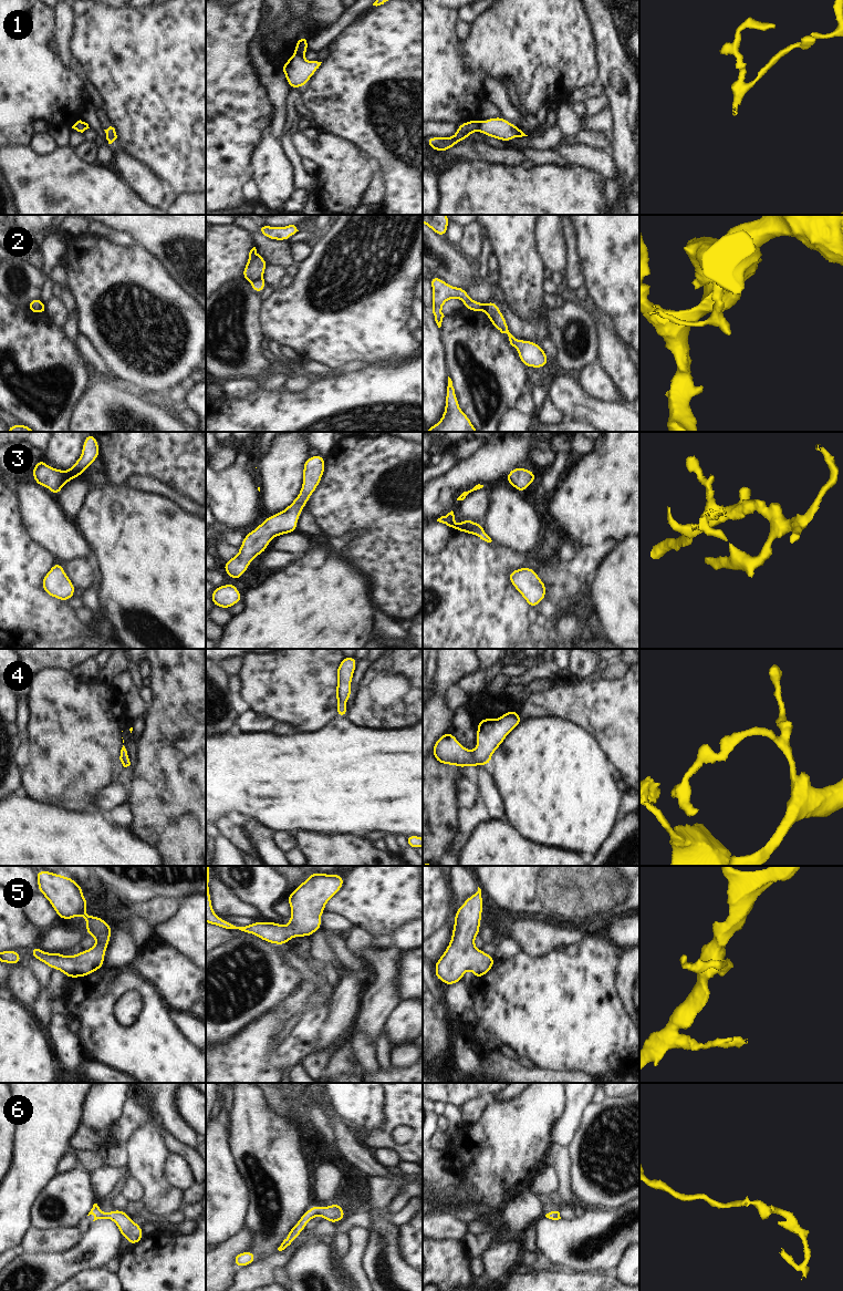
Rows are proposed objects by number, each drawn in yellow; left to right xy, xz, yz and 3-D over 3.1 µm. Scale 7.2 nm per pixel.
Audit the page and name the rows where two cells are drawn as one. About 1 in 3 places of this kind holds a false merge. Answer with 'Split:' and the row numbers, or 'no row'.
Split: 1, 2.

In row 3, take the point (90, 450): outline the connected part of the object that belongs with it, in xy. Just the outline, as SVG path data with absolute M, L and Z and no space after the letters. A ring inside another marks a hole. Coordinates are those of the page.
M87 434L82 446L80 458L67 471L51 468L42 458L32 468L34 483L48 487L52 495L58 496L62 487L70 481L81 476L84 471L100 456L100 446L94 434Z

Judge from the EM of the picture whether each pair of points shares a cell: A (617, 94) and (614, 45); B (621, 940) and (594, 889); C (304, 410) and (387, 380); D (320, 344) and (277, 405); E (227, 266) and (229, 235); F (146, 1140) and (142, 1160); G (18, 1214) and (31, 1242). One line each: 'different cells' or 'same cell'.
A: same cell
B: different cells
C: same cell
D: different cells
E: same cell
F: same cell
G: different cells

